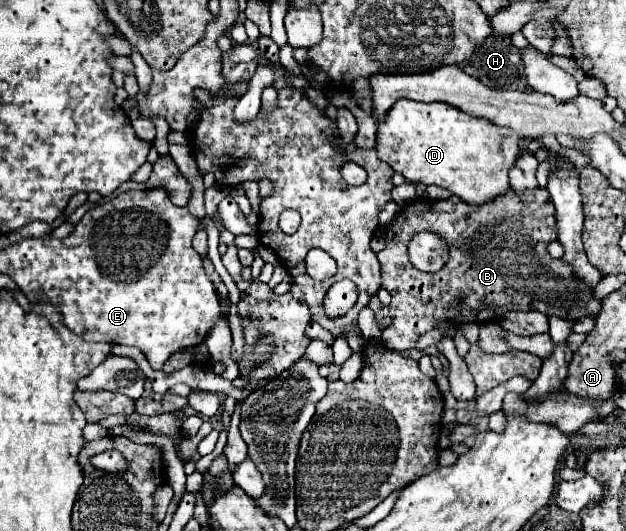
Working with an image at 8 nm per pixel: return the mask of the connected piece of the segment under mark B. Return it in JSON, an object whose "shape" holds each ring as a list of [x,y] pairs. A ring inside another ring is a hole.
{"shape":[[[509,189],[501,197],[495,197],[493,201],[487,201],[483,205],[463,203],[455,195],[445,201],[409,203],[387,227],[387,247],[377,255],[381,263],[383,289],[387,289],[393,297],[389,305],[389,315],[393,323],[381,335],[383,345],[397,351],[413,349],[417,339],[423,333],[435,329],[441,321],[451,321],[455,325],[463,325],[469,321],[487,323],[499,321],[499,317],[503,317],[507,311],[539,311],[547,317],[557,315],[561,319],[573,321],[583,317],[597,317],[597,311],[601,311],[601,299],[593,295],[591,287],[585,287],[585,283],[577,281],[577,275],[573,275],[573,267],[569,267],[569,263],[561,263],[561,259],[553,259],[549,255],[547,245],[551,241],[557,241],[557,223],[547,189],[525,191],[525,195],[517,195],[517,191]],[[419,231],[435,231],[449,245],[451,259],[437,273],[417,271],[409,263],[407,245],[409,239]]]}

